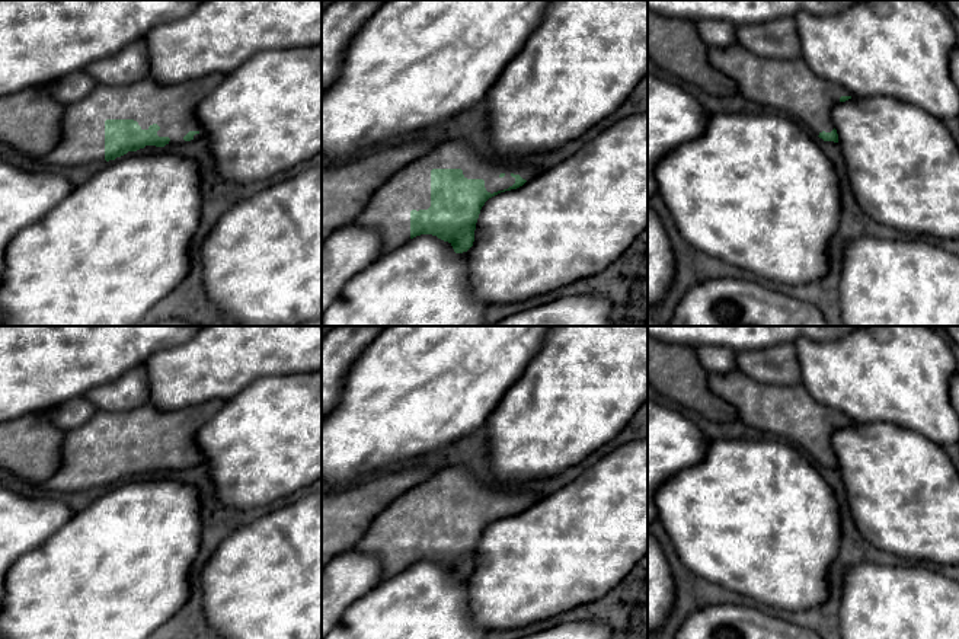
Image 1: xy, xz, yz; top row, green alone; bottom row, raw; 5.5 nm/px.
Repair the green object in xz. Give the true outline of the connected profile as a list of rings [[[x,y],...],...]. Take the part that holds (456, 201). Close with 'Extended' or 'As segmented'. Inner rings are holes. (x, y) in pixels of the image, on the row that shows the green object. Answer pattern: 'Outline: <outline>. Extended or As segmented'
Outline: [[[432,169],[431,170],[431,207],[428,210],[410,211],[410,239],[421,234],[432,234],[448,242],[455,253],[467,252],[474,242],[476,223],[485,202],[505,191],[517,189],[527,180],[511,173],[515,183],[508,189],[488,192],[483,179],[467,179],[461,169]]]. As segmented

